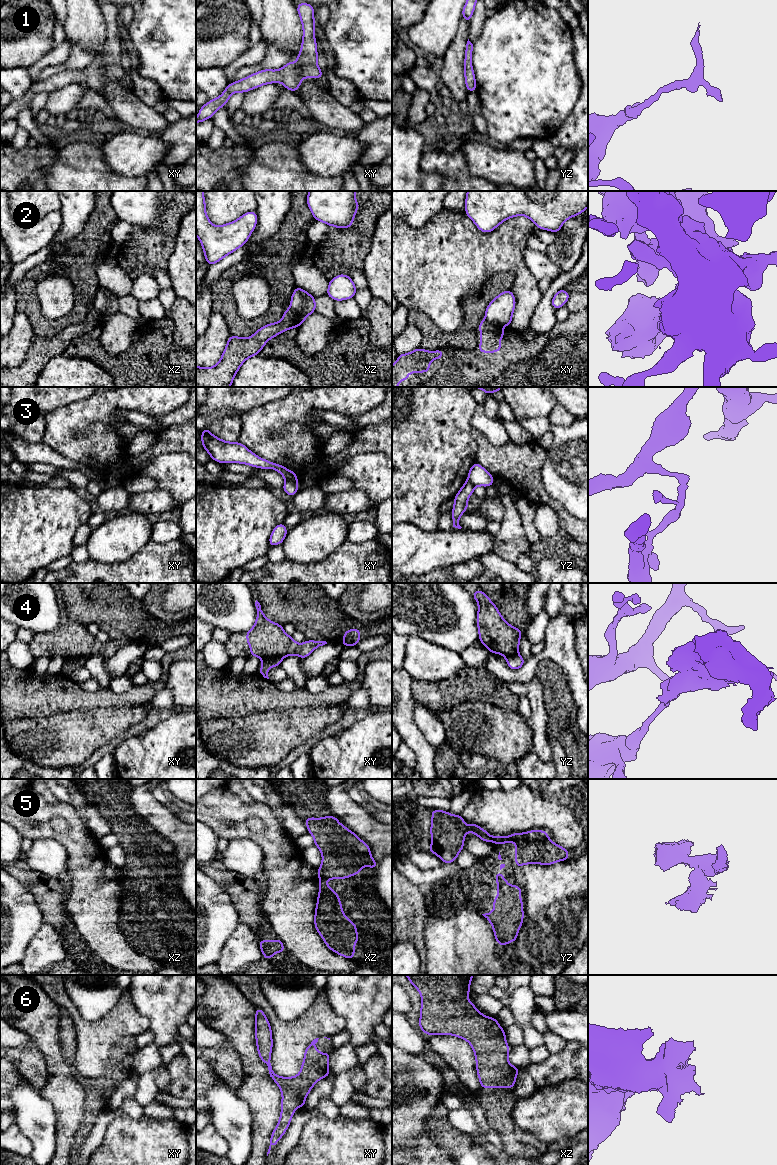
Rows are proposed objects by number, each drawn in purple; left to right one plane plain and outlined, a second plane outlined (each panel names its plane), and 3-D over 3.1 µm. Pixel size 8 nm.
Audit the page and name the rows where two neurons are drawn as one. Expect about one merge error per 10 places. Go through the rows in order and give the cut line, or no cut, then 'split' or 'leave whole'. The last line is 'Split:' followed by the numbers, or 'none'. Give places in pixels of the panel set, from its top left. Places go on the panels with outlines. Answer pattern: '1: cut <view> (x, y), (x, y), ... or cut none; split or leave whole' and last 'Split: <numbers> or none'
1: cut none; leave whole
2: cut xz (290, 308), (298, 326); split
3: cut xy (286, 480), (296, 483); split
4: cut xy (282, 657), (271, 657), (263, 661); split
5: cut none; leave whole
6: cut none; leave whole
Split: 2, 3, 4

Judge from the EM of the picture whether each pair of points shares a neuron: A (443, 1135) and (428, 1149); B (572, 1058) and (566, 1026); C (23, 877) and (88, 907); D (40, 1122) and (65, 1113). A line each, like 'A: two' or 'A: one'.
A: two
B: two
C: two
D: two

